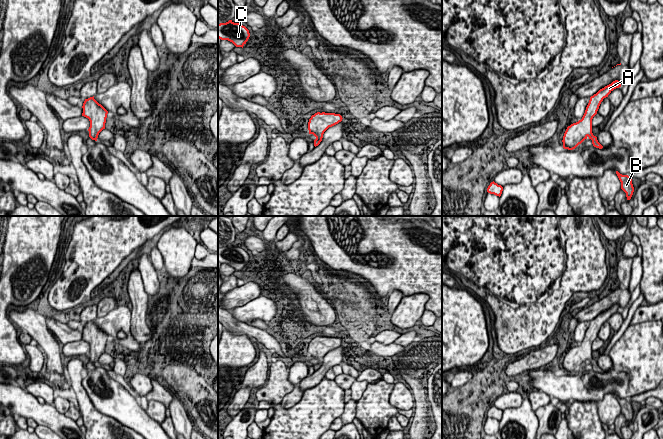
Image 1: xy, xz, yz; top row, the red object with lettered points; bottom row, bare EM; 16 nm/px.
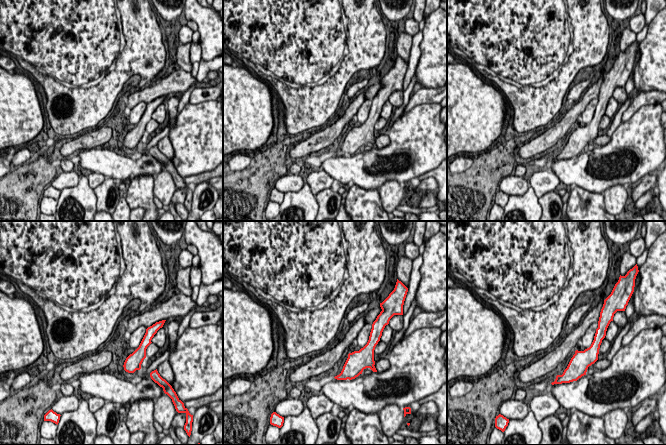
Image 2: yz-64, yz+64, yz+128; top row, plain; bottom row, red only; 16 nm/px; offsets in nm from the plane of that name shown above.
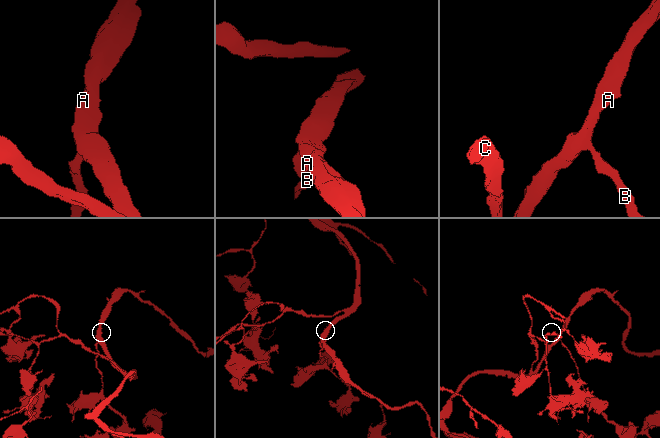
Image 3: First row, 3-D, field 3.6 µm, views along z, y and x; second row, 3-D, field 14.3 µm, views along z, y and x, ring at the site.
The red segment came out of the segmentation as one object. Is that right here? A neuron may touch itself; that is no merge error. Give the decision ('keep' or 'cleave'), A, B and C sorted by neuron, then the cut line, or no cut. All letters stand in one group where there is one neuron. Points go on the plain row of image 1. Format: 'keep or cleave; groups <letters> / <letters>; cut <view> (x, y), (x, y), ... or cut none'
keep; groups A B C; cut none

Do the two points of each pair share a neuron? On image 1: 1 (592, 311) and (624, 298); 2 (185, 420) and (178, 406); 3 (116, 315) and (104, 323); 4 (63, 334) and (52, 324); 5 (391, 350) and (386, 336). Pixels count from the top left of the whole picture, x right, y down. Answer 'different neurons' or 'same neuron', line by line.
1: same neuron
2: same neuron
3: same neuron
4: same neuron
5: different neurons

